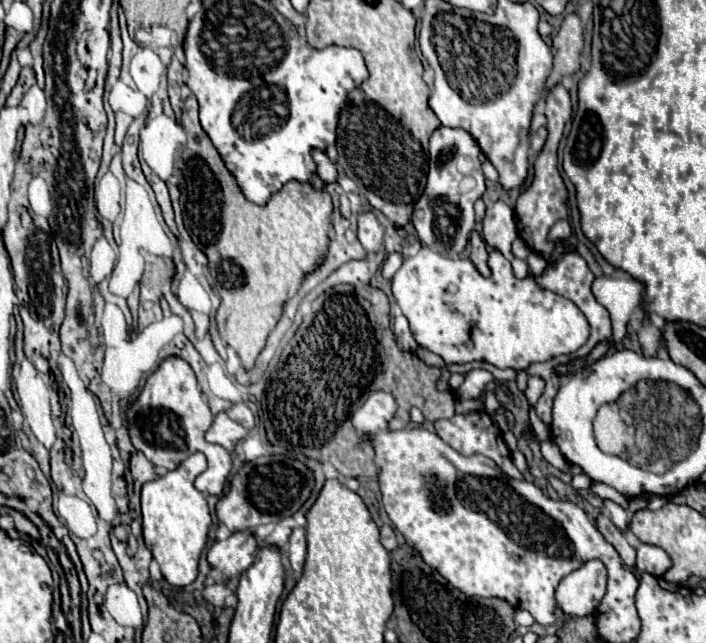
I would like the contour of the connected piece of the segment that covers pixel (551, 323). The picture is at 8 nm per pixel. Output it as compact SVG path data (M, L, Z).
M422 248L416 256L406 258L404 266L392 278L392 294L402 314L410 322L414 340L442 356L446 364L464 364L464 362L490 362L498 368L524 370L532 362L546 362L560 354L576 352L590 336L590 324L586 316L570 300L542 290L534 278L518 280L512 274L510 262L496 250L490 250L488 266L492 274L484 278L476 266L466 258L446 258L428 248Z

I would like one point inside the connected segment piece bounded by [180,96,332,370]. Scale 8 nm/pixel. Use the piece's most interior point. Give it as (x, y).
(259, 256)

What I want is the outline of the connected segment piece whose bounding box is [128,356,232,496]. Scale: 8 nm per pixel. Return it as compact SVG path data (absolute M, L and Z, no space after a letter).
M180 358L164 360L158 370L146 380L146 386L140 398L128 408L128 430L132 444L154 464L166 470L178 468L182 460L186 460L194 452L202 452L208 460L206 472L196 478L196 488L202 494L216 494L220 496L228 474L232 470L230 452L220 448L218 444L206 442L204 434L212 424L212 412L206 404L206 396L198 388L196 376L192 368Z

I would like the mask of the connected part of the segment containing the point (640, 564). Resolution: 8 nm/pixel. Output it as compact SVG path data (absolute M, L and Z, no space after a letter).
M636 544L636 568L640 572L648 572L652 576L664 576L672 566L670 556L652 544Z

